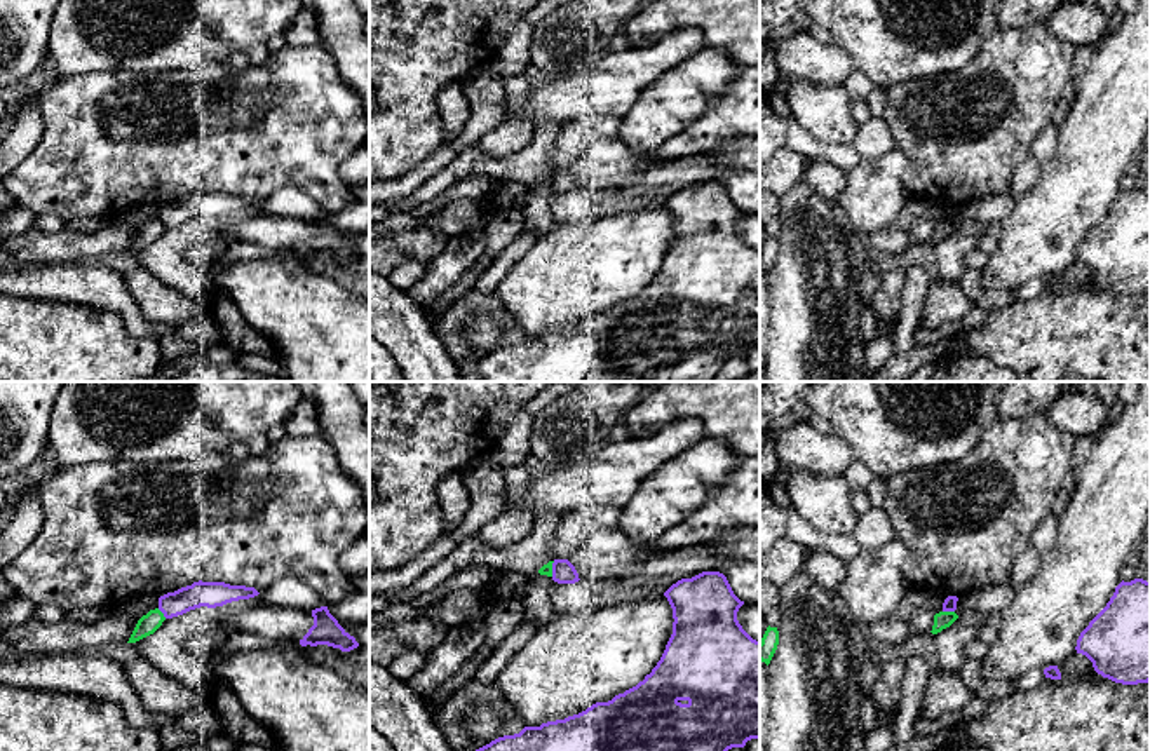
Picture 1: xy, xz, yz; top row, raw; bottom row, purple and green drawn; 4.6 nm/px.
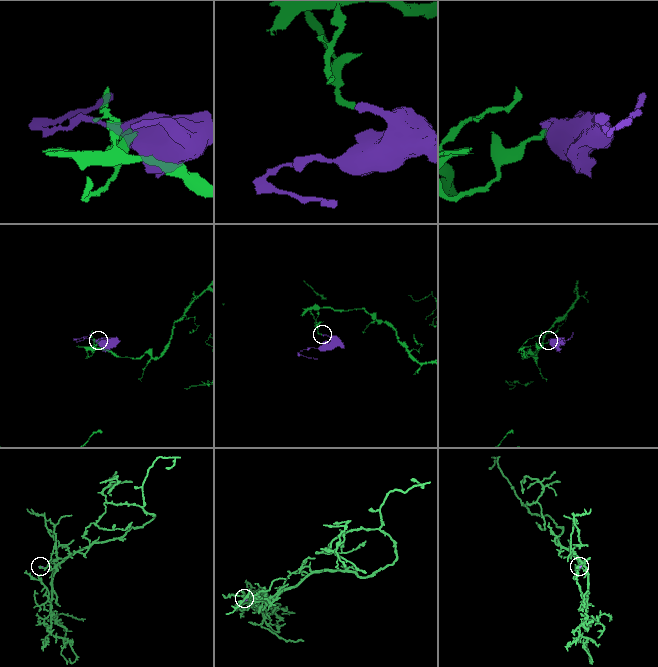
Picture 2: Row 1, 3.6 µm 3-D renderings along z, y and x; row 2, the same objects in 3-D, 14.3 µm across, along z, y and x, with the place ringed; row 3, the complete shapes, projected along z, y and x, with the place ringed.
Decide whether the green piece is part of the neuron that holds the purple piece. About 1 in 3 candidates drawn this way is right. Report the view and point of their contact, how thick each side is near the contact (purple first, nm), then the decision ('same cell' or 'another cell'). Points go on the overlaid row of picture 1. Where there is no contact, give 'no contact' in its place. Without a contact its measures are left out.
yz (948, 610) | 60/80 nm | another cell

